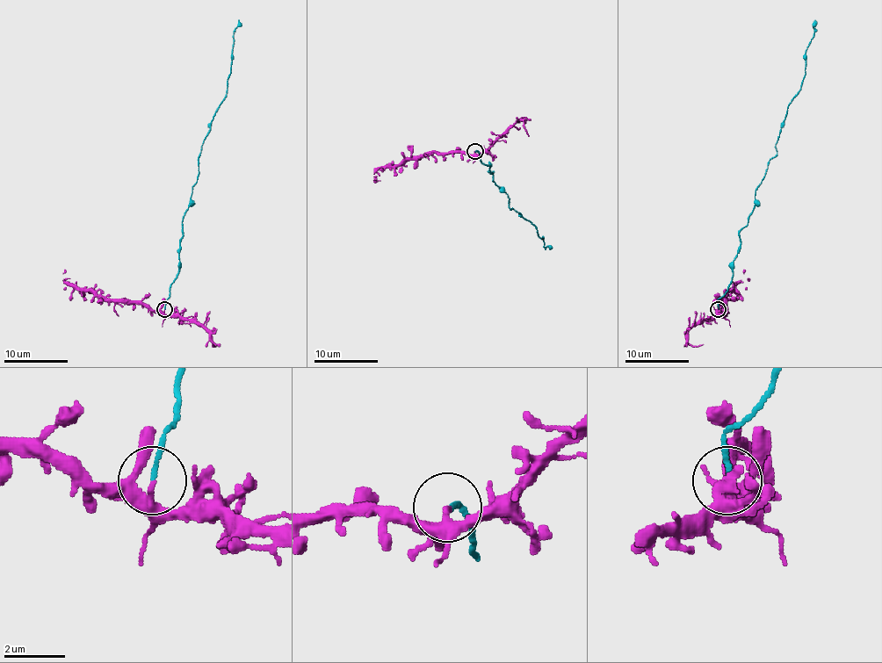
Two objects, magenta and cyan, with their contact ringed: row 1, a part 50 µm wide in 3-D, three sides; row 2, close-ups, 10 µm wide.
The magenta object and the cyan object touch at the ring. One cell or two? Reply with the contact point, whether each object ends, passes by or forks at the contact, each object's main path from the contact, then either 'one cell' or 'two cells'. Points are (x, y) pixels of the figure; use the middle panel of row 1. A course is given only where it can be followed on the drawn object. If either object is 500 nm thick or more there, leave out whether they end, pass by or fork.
place (474, 151); magenta ends; cyan ends; course magenta (474, 150), (473, 154), (425, 152), (411, 155), (397, 165), (381, 167), (376, 171), (379, 181), (374, 177); course cyan (474, 150), (488, 165), (494, 181), (509, 198), (511, 209), (528, 220), (549, 248); two cells

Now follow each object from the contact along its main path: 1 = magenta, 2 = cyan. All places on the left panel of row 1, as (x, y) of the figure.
1: (164, 309), (151, 312), (133, 302), (100, 299), (86, 290), (75, 290), (66, 282), (68, 278), (64, 290)
2: (164, 309), (178, 272), (183, 217), (198, 174), (202, 144), (227, 89), (230, 54), (238, 20)

